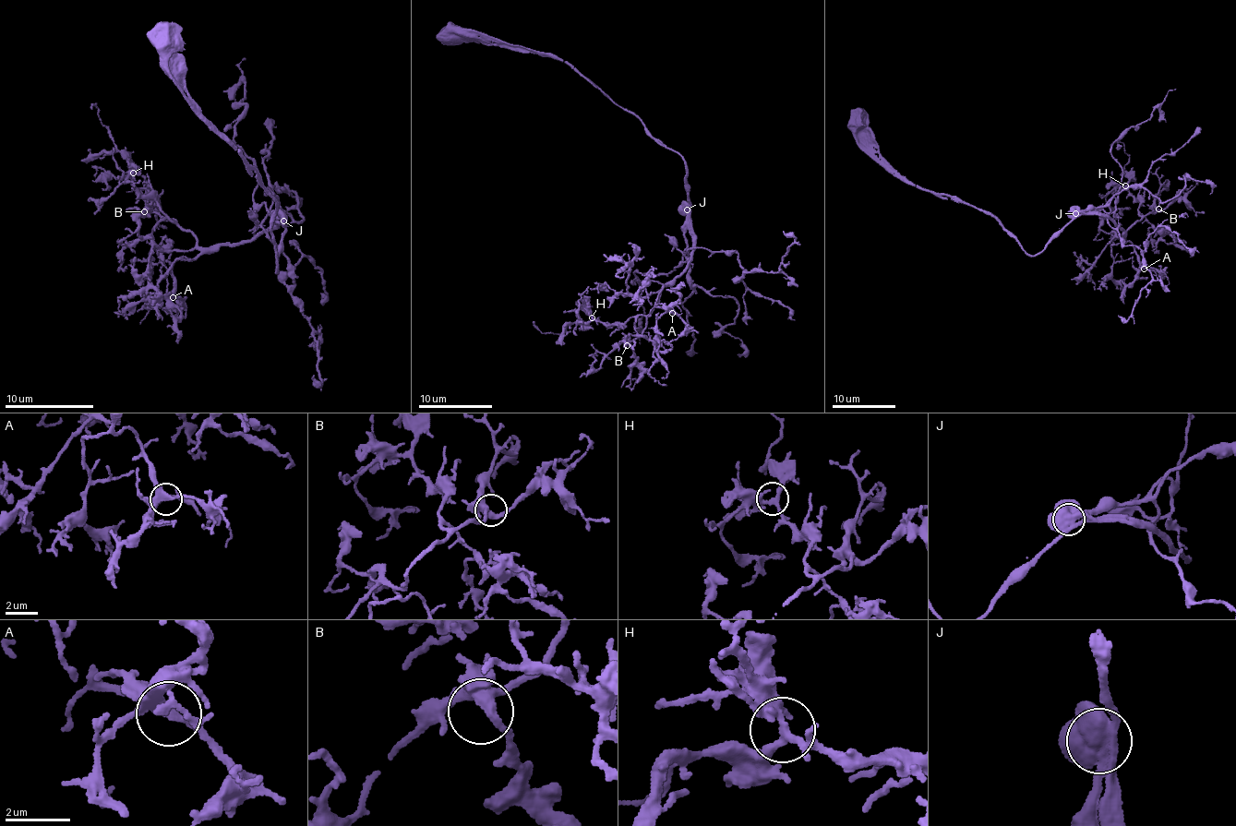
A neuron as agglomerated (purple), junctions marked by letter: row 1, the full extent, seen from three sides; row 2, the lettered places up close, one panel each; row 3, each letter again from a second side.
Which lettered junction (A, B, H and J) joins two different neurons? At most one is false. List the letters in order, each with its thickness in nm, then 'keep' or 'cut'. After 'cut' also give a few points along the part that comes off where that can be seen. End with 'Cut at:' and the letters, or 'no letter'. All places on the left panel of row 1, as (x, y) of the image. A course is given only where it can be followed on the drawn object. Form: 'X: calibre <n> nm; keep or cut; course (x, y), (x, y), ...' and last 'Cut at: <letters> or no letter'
A: calibre 400 nm; keep
B: calibre 380 nm; keep
H: calibre 260 nm; keep
J: calibre 550 nm; keep
Cut at: no letter

